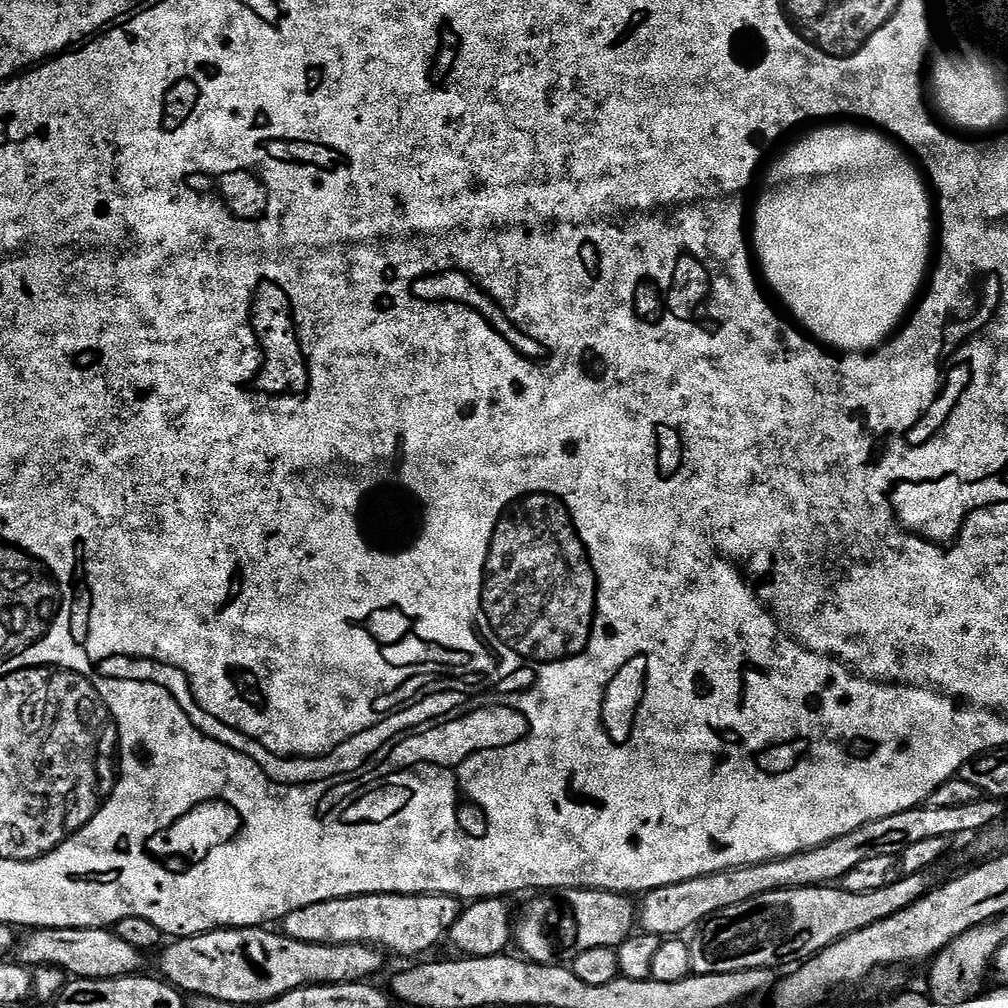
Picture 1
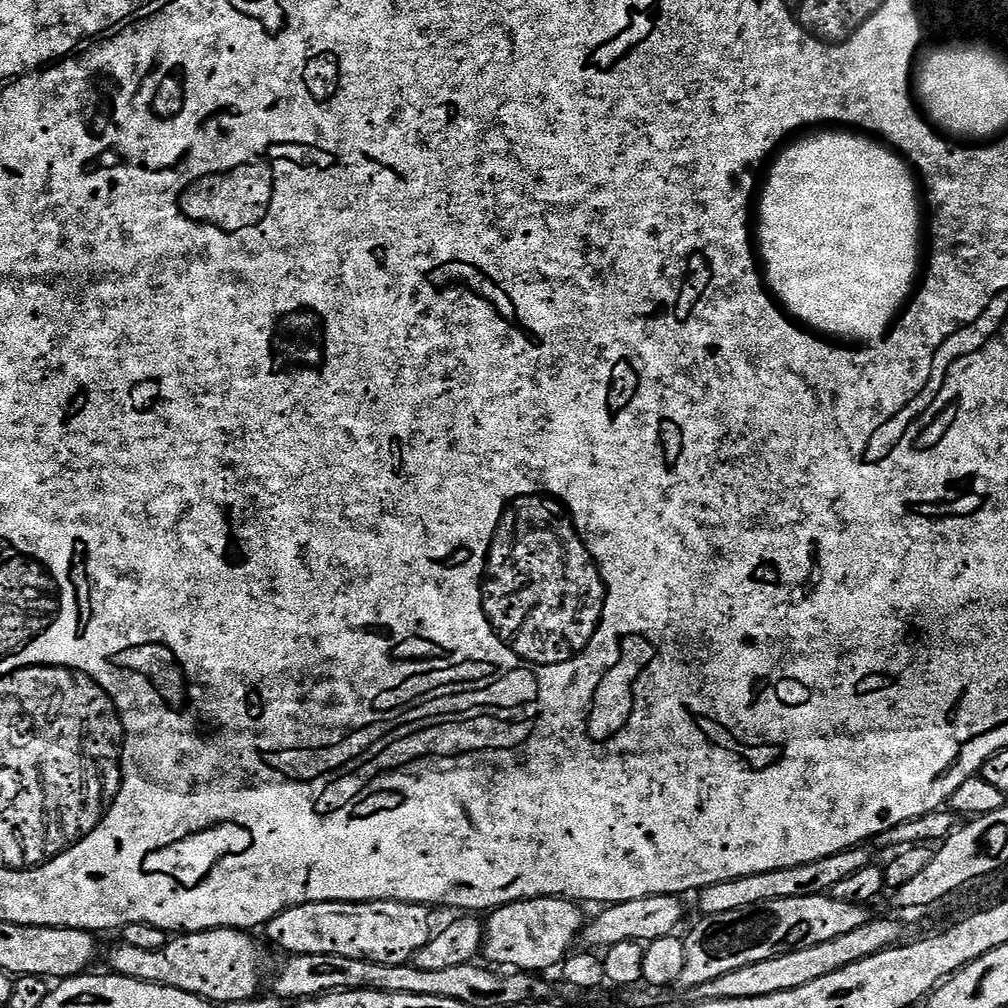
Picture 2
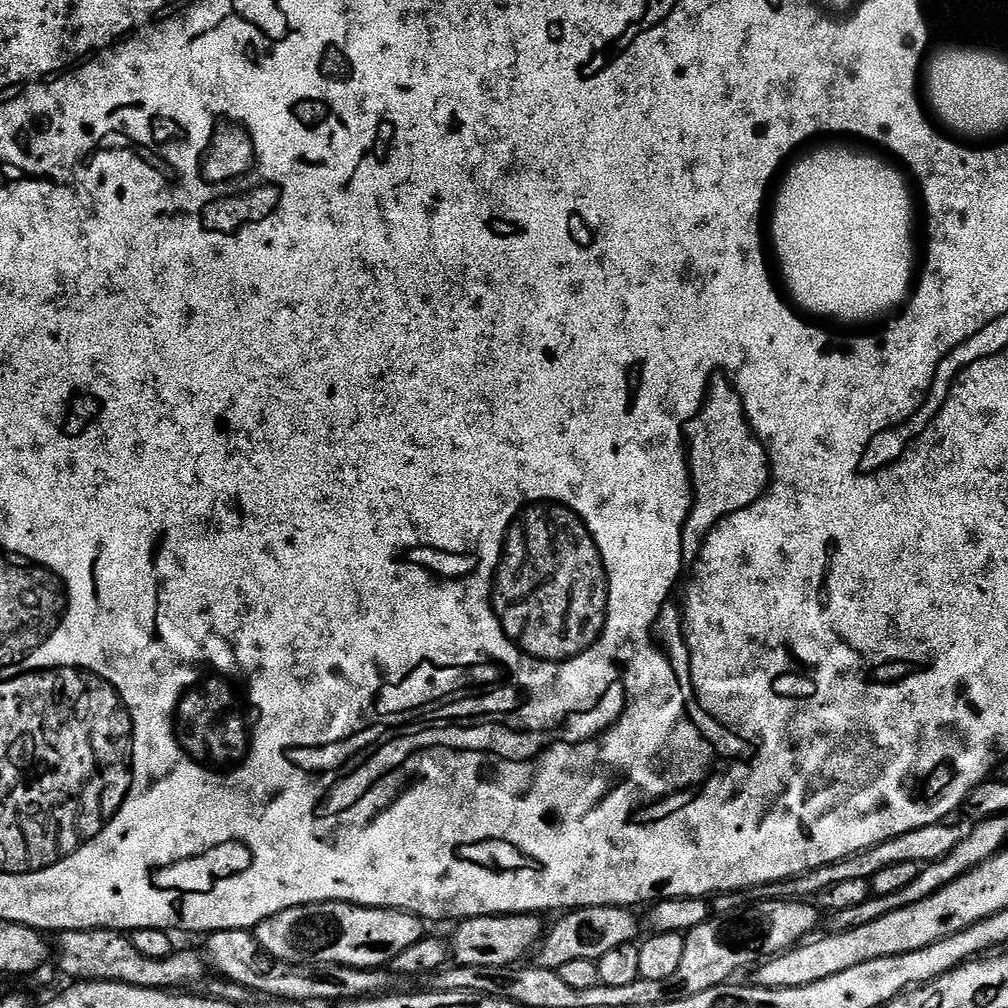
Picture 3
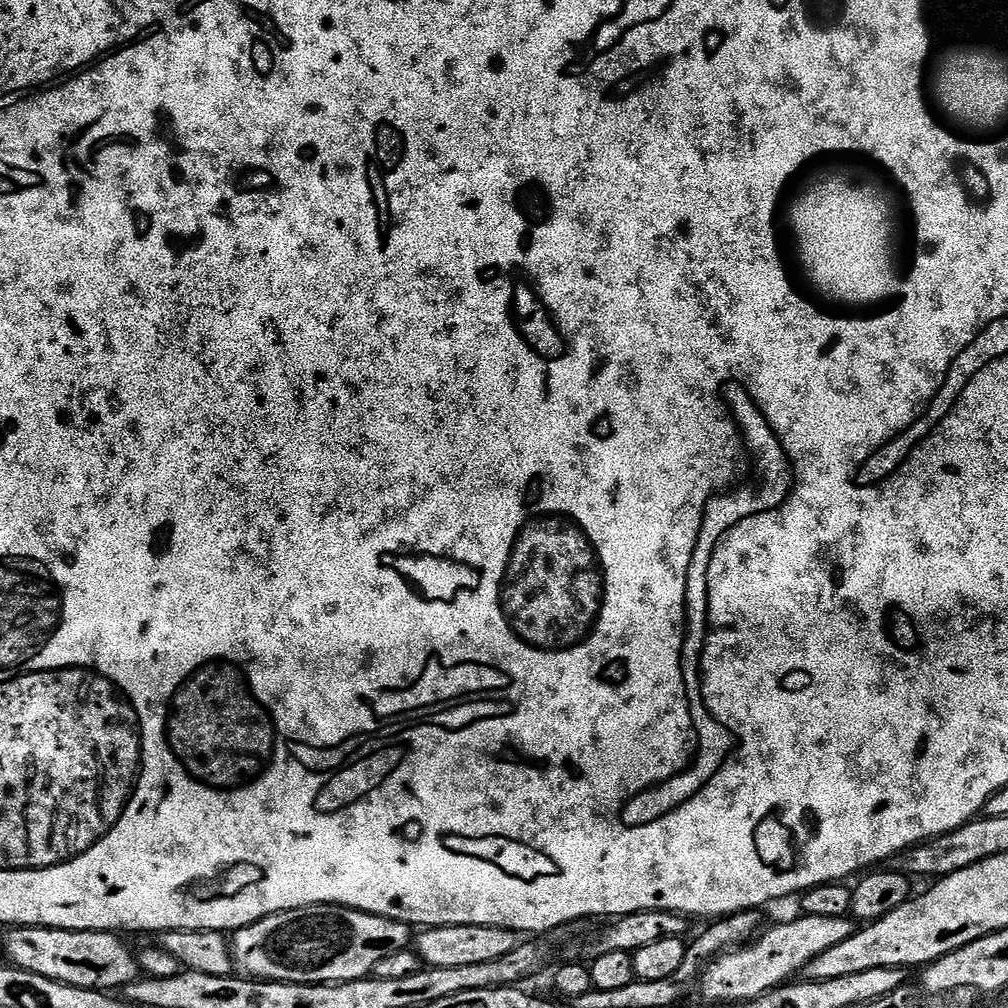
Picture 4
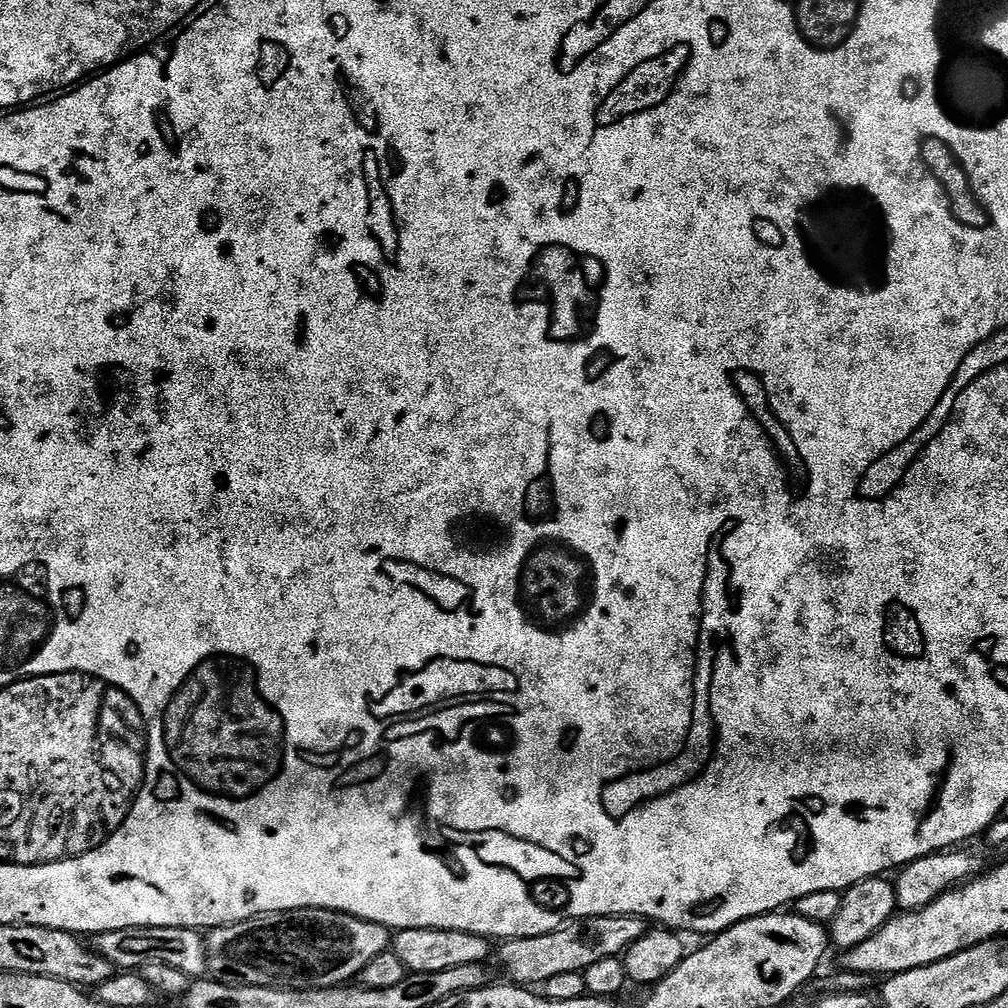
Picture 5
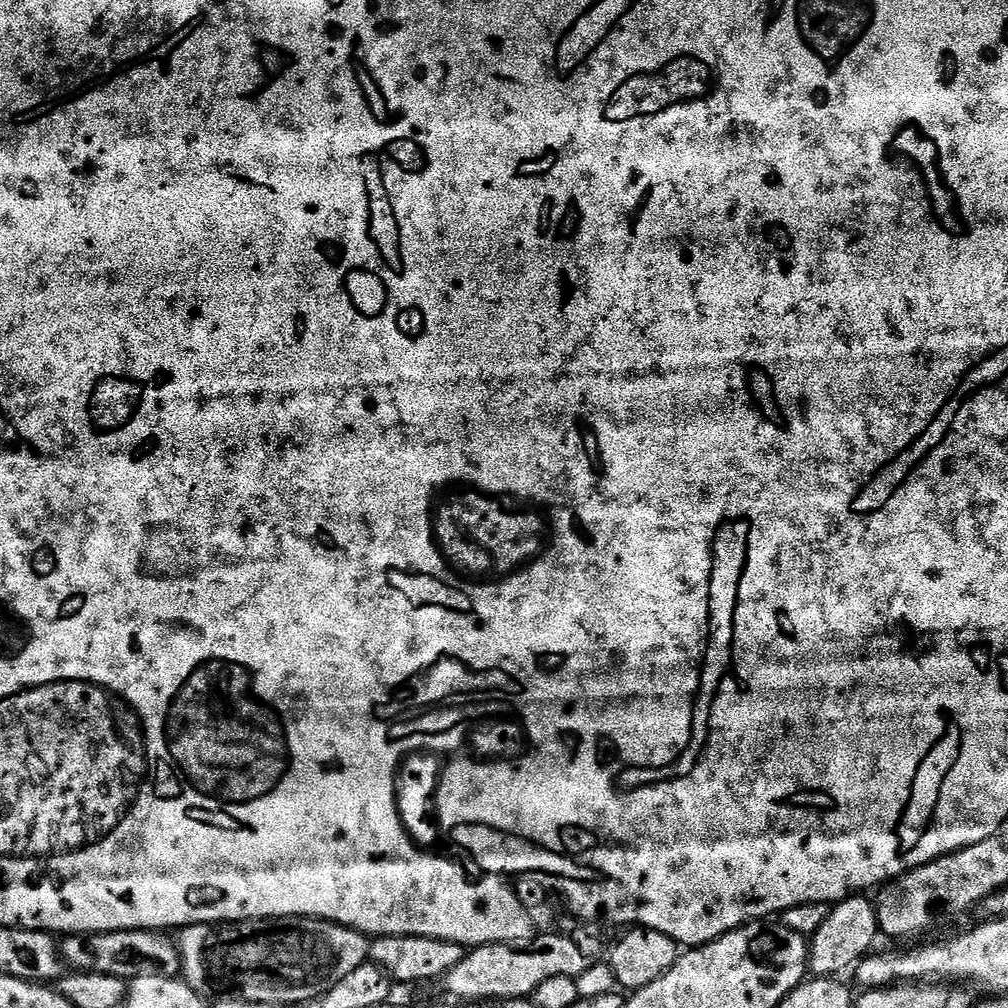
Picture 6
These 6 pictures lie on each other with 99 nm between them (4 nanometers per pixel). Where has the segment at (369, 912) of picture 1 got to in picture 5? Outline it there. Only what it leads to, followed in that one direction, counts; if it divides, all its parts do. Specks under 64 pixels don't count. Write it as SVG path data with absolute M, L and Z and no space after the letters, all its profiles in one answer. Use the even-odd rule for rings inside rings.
M299 908L293 912L266 912L262 916L255 916L249 920L243 920L237 924L228 924L224 928L214 928L206 936L206 956L220 968L233 972L233 977L239 978L245 984L265 984L271 988L329 988L335 984L348 984L359 977L362 966L366 962L378 958L378 954L389 951L394 939L393 933L386 926L375 924L369 920L359 920L357 916L351 916L345 912L335 912L329 908Z

